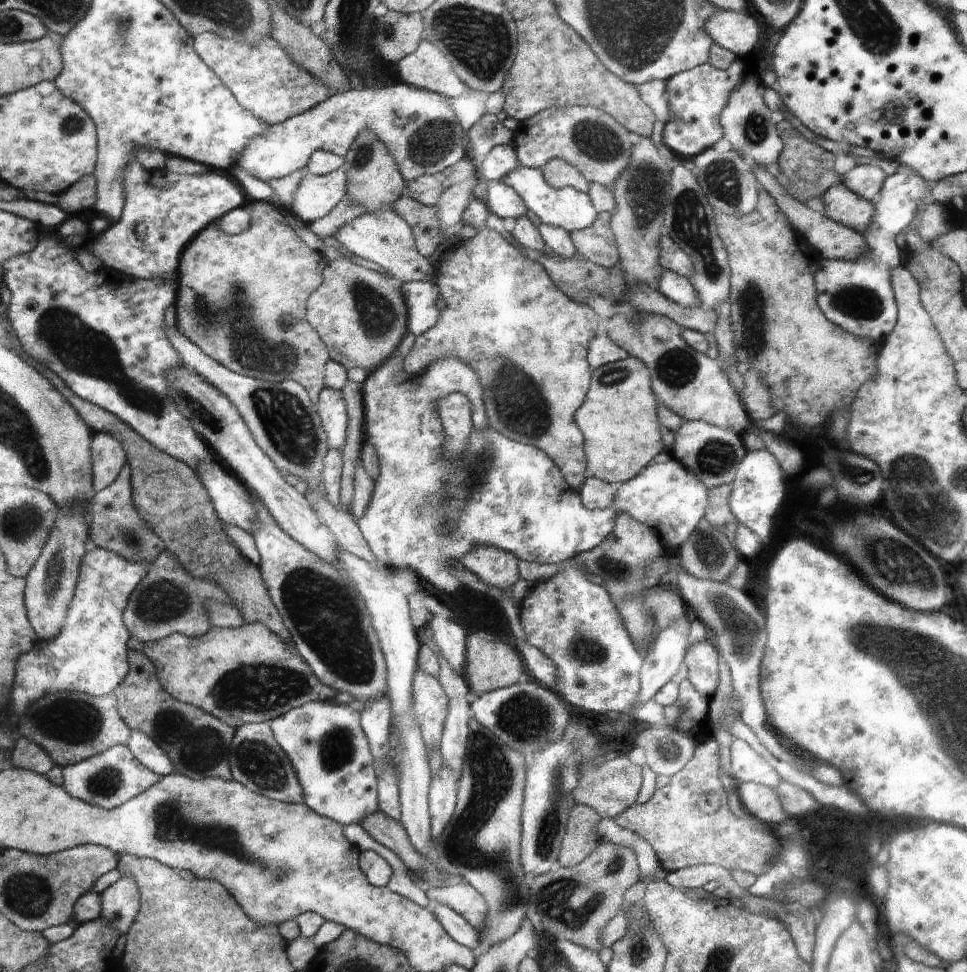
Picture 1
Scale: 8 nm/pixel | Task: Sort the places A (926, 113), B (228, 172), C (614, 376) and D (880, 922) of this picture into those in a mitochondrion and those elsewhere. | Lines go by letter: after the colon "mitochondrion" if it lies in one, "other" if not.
A: other
B: other
C: mitochondrion
D: other

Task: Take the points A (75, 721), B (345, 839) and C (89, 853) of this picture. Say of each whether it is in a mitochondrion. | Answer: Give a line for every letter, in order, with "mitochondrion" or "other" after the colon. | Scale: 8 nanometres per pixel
A: mitochondrion
B: other
C: other

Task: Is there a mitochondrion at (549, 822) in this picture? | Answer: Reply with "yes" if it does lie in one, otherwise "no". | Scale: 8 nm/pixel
yes

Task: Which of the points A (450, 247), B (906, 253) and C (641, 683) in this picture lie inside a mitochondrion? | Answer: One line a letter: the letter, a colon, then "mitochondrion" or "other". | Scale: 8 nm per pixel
A: other
B: other
C: other

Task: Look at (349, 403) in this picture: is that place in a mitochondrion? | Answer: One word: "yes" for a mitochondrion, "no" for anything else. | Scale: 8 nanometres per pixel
no

